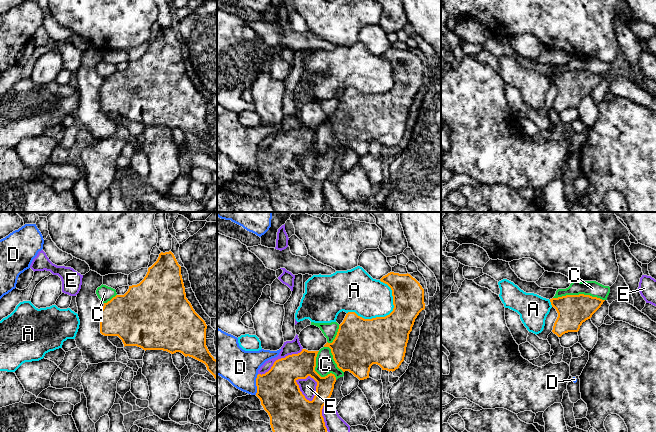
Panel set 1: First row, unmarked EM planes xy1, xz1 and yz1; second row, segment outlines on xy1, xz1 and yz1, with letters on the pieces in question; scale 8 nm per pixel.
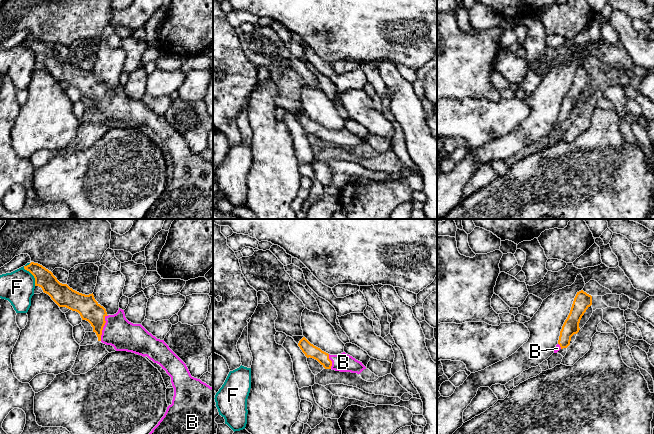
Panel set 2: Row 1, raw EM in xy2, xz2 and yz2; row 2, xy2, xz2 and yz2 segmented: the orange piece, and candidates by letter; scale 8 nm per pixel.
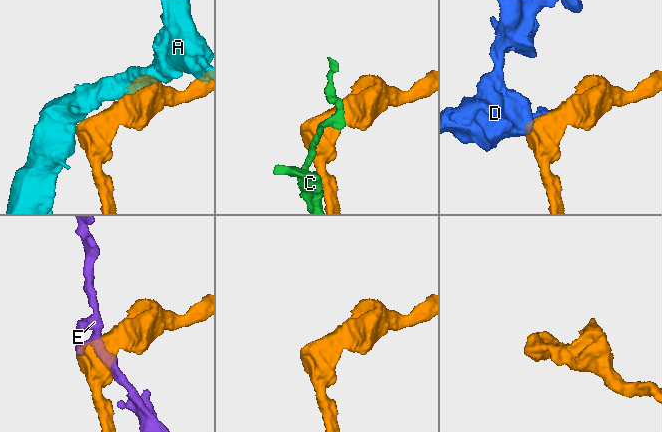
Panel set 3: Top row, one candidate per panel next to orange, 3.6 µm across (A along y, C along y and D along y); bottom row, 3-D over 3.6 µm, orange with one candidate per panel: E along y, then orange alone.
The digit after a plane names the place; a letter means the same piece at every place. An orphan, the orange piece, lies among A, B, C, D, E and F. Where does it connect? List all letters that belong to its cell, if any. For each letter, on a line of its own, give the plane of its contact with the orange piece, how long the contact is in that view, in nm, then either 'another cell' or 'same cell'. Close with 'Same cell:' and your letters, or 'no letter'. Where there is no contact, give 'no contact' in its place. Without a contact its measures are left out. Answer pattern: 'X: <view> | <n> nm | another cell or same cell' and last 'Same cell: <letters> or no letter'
A: xz1 | 420 nm | another cell
B: xy2 | 220 nm | same cell
C: yz1 | 420 nm | another cell
D: xz1 | 170 nm | another cell
E: xz1 | 220 nm | another cell
F: xy2 | 190 nm | another cell
Same cell: B

